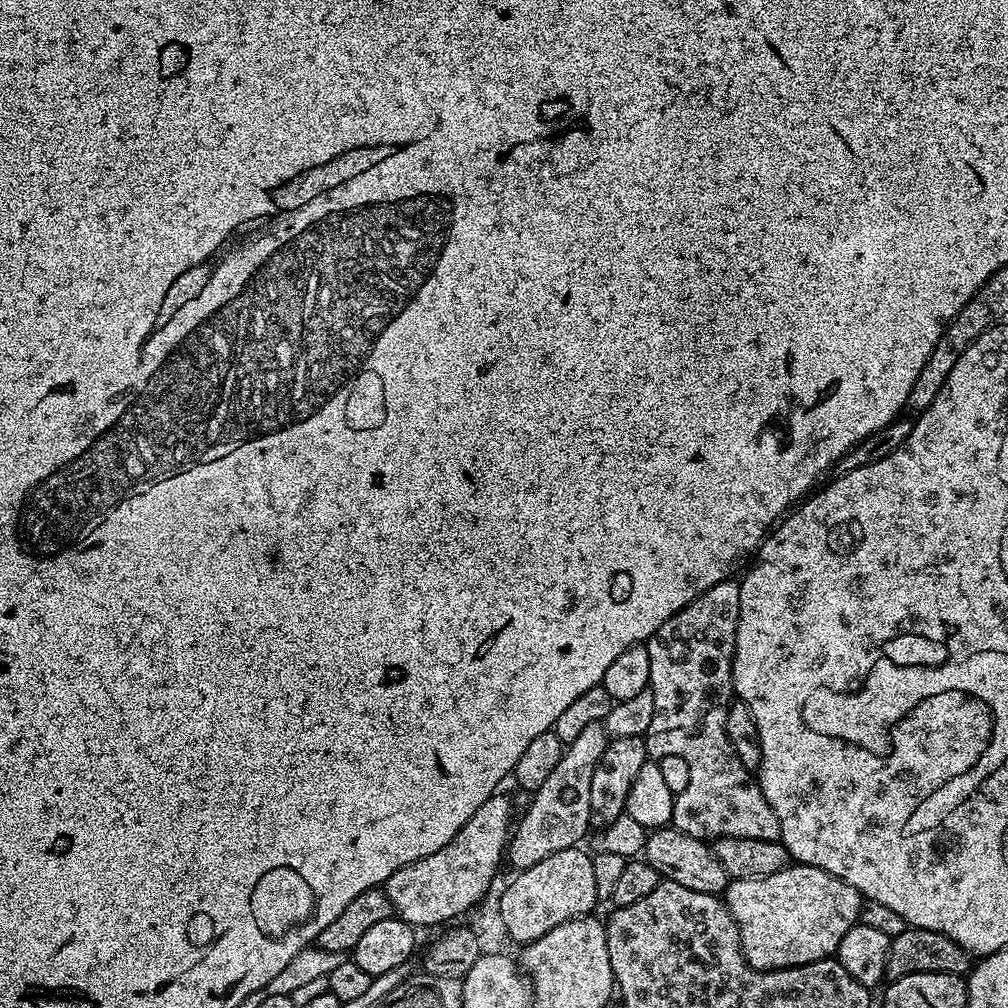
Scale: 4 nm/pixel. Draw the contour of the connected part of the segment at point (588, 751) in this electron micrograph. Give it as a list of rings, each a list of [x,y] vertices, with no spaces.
[[[598,723],[586,726],[586,730],[582,730],[582,734],[578,734],[578,738],[563,749],[560,761],[549,770],[548,777],[533,794],[524,817],[521,820],[519,817],[511,833],[506,860],[513,864],[513,869],[529,868],[550,854],[558,854],[558,850],[577,847],[580,839],[589,835],[588,823],[591,825],[594,820],[590,810],[590,782],[609,741],[608,731],[603,723]]]

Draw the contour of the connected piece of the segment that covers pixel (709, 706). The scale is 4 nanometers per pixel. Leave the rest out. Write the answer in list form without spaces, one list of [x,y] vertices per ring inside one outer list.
[[[729,578],[710,586],[694,602],[690,602],[678,614],[671,616],[649,640],[646,647],[650,654],[649,689],[654,694],[654,719],[650,730],[644,733],[644,744],[649,757],[659,762],[664,756],[678,754],[686,758],[690,766],[690,783],[686,790],[675,793],[672,802],[671,827],[682,834],[693,836],[705,842],[715,842],[722,838],[758,838],[759,840],[779,840],[780,823],[778,814],[766,802],[759,779],[742,766],[730,738],[726,738],[724,723],[728,706],[734,699],[732,687],[732,655],[736,649],[736,623],[740,613],[740,586]]]

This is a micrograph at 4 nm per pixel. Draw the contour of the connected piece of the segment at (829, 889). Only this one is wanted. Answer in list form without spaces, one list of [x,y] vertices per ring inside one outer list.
[[[795,862],[766,878],[729,879],[722,899],[740,931],[746,962],[758,970],[802,966],[835,957],[846,930],[859,921],[862,903],[860,892],[842,878]]]

